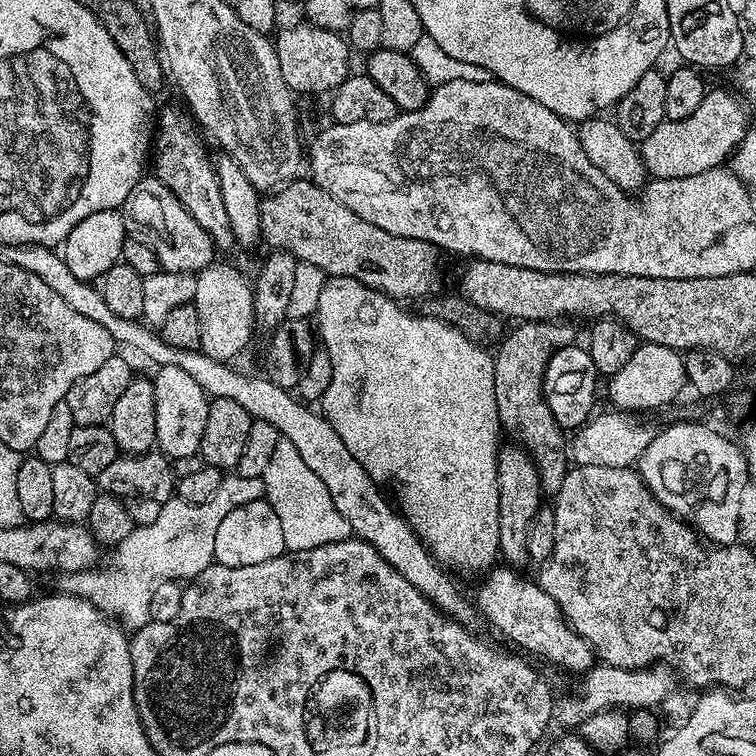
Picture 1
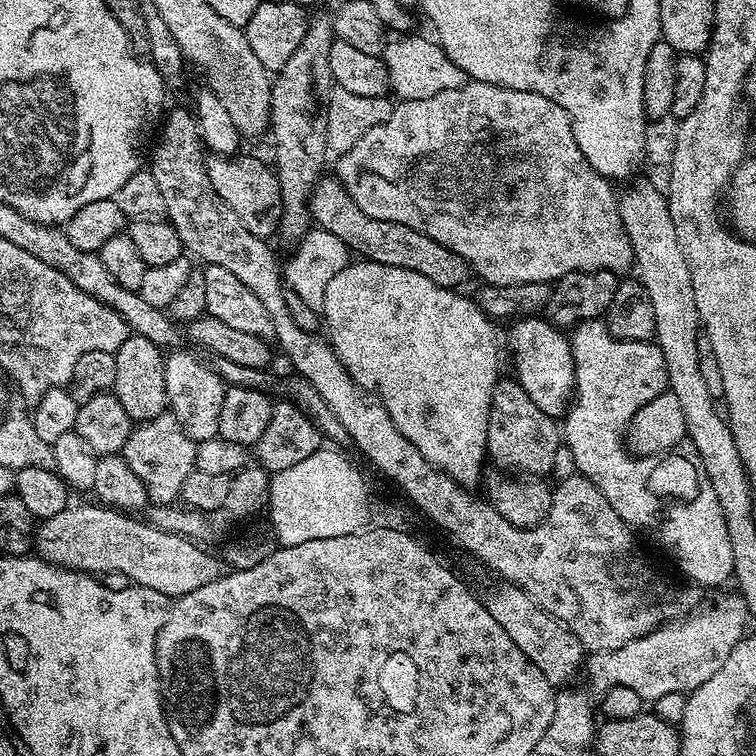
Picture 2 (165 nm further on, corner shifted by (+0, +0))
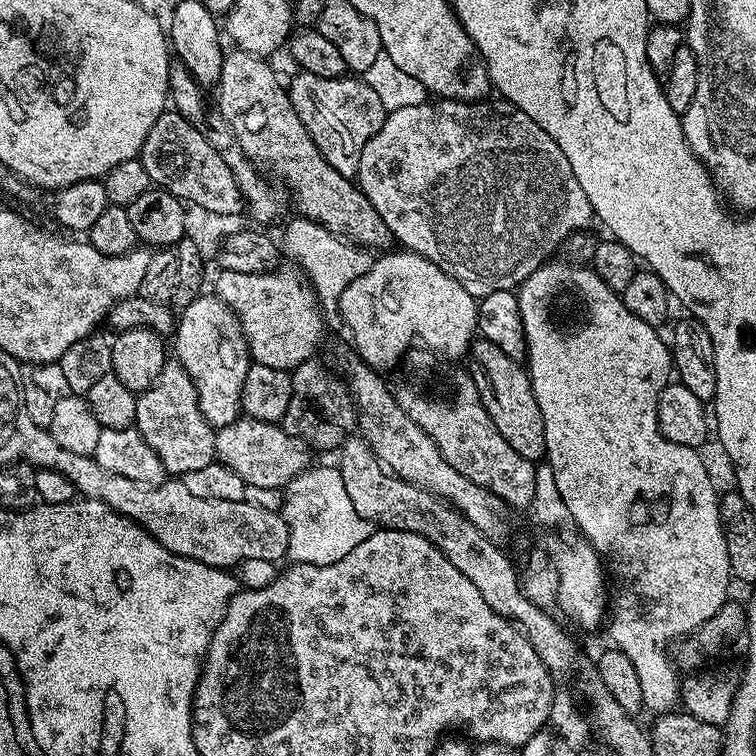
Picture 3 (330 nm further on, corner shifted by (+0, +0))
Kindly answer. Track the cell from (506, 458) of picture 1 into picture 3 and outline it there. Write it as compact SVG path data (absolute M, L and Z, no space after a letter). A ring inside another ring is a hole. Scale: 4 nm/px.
M483 338L473 339L466 353L466 367L474 378L474 386L478 386L482 406L490 414L494 426L498 426L498 434L502 434L522 458L543 461L546 457L546 426L542 426L542 410L538 410L527 367L510 358L510 354L498 350L494 342Z

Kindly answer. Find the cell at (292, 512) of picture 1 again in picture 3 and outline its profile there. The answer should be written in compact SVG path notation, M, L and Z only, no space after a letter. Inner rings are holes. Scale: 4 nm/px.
M309 466L304 469L304 473L288 483L283 493L282 515L290 530L287 559L292 564L326 565L338 562L338 558L346 558L354 546L366 542L374 530L374 525L362 518L358 510L354 510L346 494L339 467Z

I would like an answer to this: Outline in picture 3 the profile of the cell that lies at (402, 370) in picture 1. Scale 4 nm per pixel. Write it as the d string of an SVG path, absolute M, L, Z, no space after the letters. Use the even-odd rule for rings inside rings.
M388 250L373 259L370 270L362 274L362 278L356 278L354 282L350 282L350 286L346 286L340 299L340 318L343 327L352 331L356 355L371 368L385 370L384 368L392 368L395 364L397 367L413 342L419 342L445 358L463 357L478 332L477 307L477 297L471 296L460 283L450 278L450 274L434 266L434 262L430 262L425 256L407 250Z

